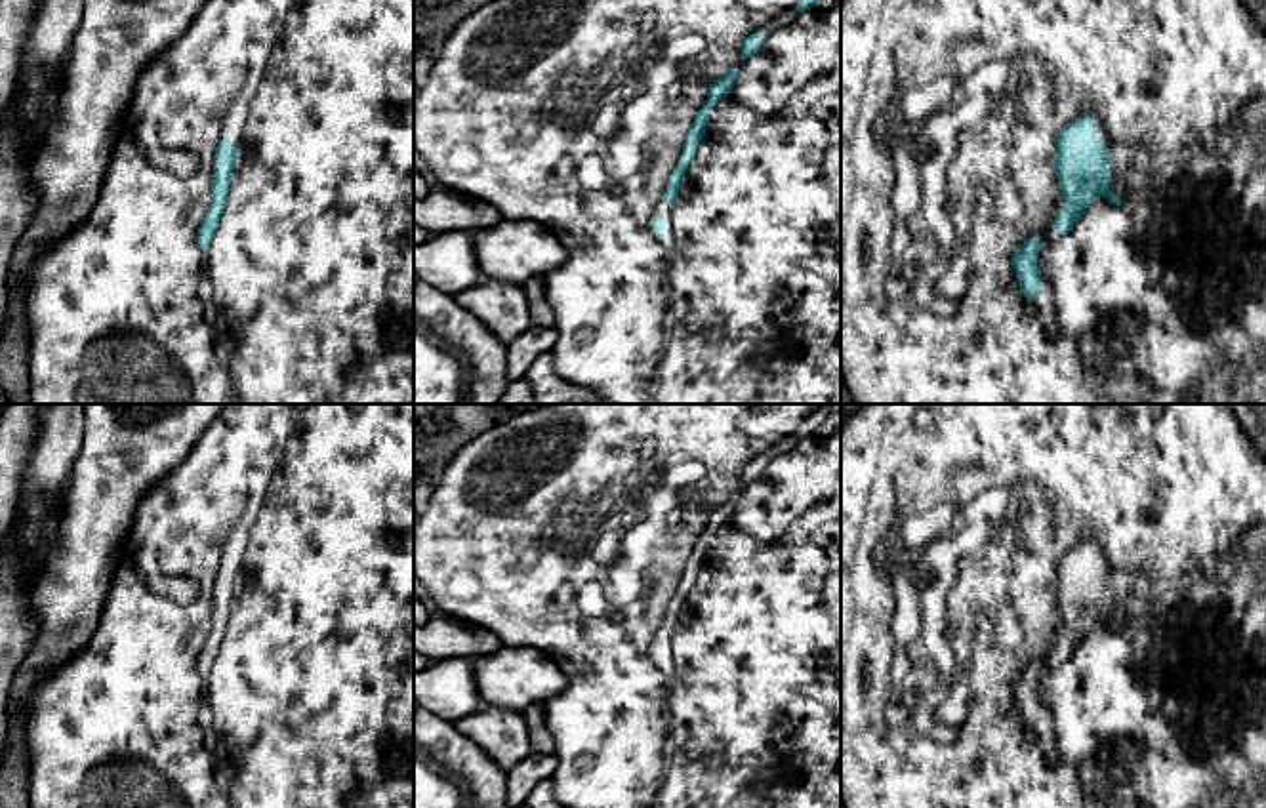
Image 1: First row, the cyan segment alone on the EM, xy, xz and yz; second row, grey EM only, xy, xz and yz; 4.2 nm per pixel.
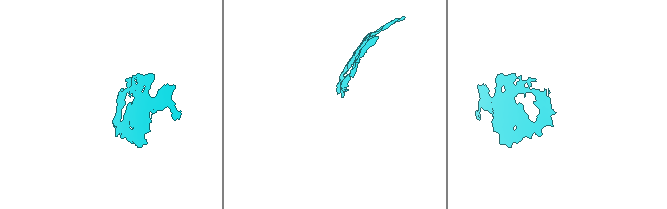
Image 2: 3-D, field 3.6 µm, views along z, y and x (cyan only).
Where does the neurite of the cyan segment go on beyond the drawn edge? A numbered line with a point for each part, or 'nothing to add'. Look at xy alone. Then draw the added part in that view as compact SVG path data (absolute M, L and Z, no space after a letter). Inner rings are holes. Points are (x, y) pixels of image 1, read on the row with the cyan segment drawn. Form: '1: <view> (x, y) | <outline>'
1: xy (306, 296) | M208 0L208 2L206 2L206 4L204 4L204 8L202 8L202 10L200 10L200 11L198 11L198 15L196 15L196 17L194 17L194 19L193 19L193 23L191 23L191 27L189 27L189 29L187 29L187 32L185 32L185 34L181 34L181 36L179 36L179 38L177 38L177 40L175 40L175 42L174 42L174 44L172 44L172 46L168 46L168 48L166 48L166 50L164 50L164 51L162 51L162 53L160 53L160 55L158 55L158 57L154 57L154 59L153 59L153 61L151 61L151 65L149 65L149 67L147 67L147 69L145 69L145 71L143 71L143 72L141 72L141 74L139 74L139 76L137 76L137 80L135 80L135 90L133 90L133 97L132 97L132 103L130 103L130 109L128 109L128 112L126 112L126 116L124 116L124 124L122 124L122 131L120 131L120 135L118 135L118 139L116 139L116 143L114 143L114 147L112 147L112 154L111 154L111 162L109 162L109 168L107 168L107 173L105 173L105 177L103 177L103 183L101 183L101 189L99 189L99 194L97 194L97 200L95 200L95 204L93 204L93 208L92 208L92 212L90 212L90 213L88 213L88 217L86 217L86 221L84 221L84 223L80 223L80 225L76 225L76 227L74 227L74 229L71 229L71 231L69 231L69 232L67 232L67 234L63 234L63 236L61 236L61 238L59 238L59 240L53 240L53 242L51 242L51 244L50 244L50 246L48 246L48 248L46 248L46 250L44 250L44 252L42 252L42 253L40 253L40 255L38 255L38 257L36 257L36 259L34 259L34 263L32 263L32 267L31 267L31 271L29 271L29 278L27 278L27 286L25 286L25 324L27 324L27 333L29 333L29 400L31 400L31 404L414 404L414 0ZM225 137L229 137L229 139L231 139L231 141L233 141L233 143L235 143L235 149L236 149L236 156L235 156L235 170L233 170L233 181L231 181L231 185L229 185L229 198L227 198L227 204L225 204L225 210L223 210L223 213L221 213L221 219L219 219L219 225L217 225L217 231L215 231L215 234L214 234L214 238L212 238L212 242L210 242L210 250L208 250L208 252L206 252L206 253L204 253L204 252L202 252L202 250L200 250L200 248L198 248L198 240L196 240L196 232L198 232L198 227L200 227L200 223L202 223L202 221L204 221L204 217L206 217L206 212L208 212L208 208L210 208L210 191L212 191L212 183L214 183L214 154L215 154L215 151L217 151L217 143L219 143L219 141L221 141L221 139L225 139Z

